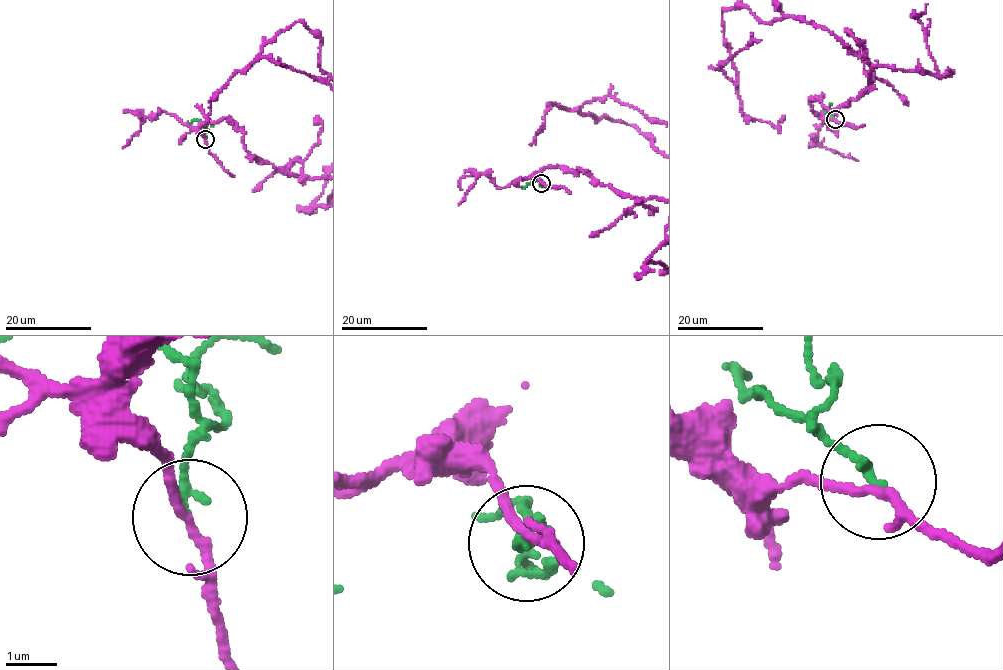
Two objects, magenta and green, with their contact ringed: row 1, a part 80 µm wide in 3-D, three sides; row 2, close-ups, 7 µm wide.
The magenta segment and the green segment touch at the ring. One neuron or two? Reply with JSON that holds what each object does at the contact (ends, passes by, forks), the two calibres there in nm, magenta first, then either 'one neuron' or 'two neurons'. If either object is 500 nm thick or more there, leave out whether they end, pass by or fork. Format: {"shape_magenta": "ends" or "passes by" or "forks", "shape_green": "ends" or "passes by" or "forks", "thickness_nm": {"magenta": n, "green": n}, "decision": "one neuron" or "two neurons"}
{"shape_magenta": "forks", "shape_green": "ends", "thickness_nm": {"magenta": 130, "green": 180}, "decision": "two neurons"}

